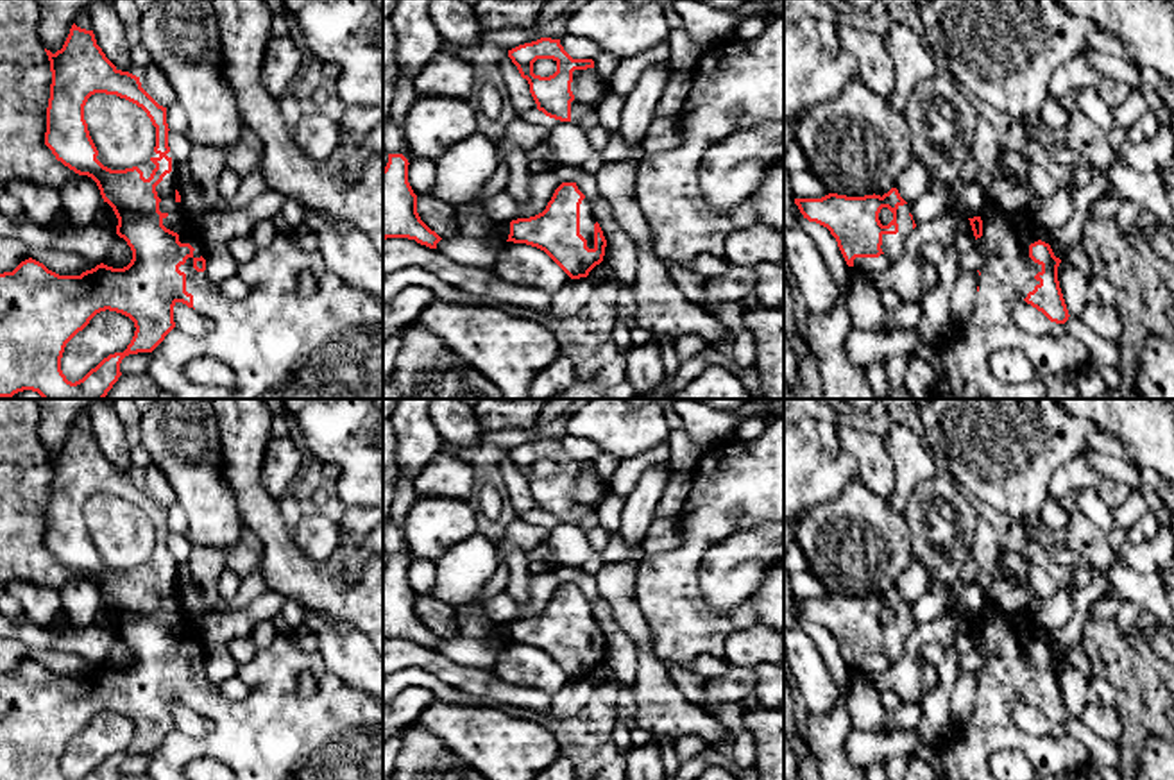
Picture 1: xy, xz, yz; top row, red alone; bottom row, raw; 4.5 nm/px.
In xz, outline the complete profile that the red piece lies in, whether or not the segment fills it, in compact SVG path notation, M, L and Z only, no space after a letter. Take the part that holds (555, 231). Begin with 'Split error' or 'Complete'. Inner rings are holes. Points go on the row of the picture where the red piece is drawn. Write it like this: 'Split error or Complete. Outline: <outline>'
Split error. Outline: M562 182L546 209L510 222L506 242L544 250L571 279L587 277L603 261L607 240L576 182Z

